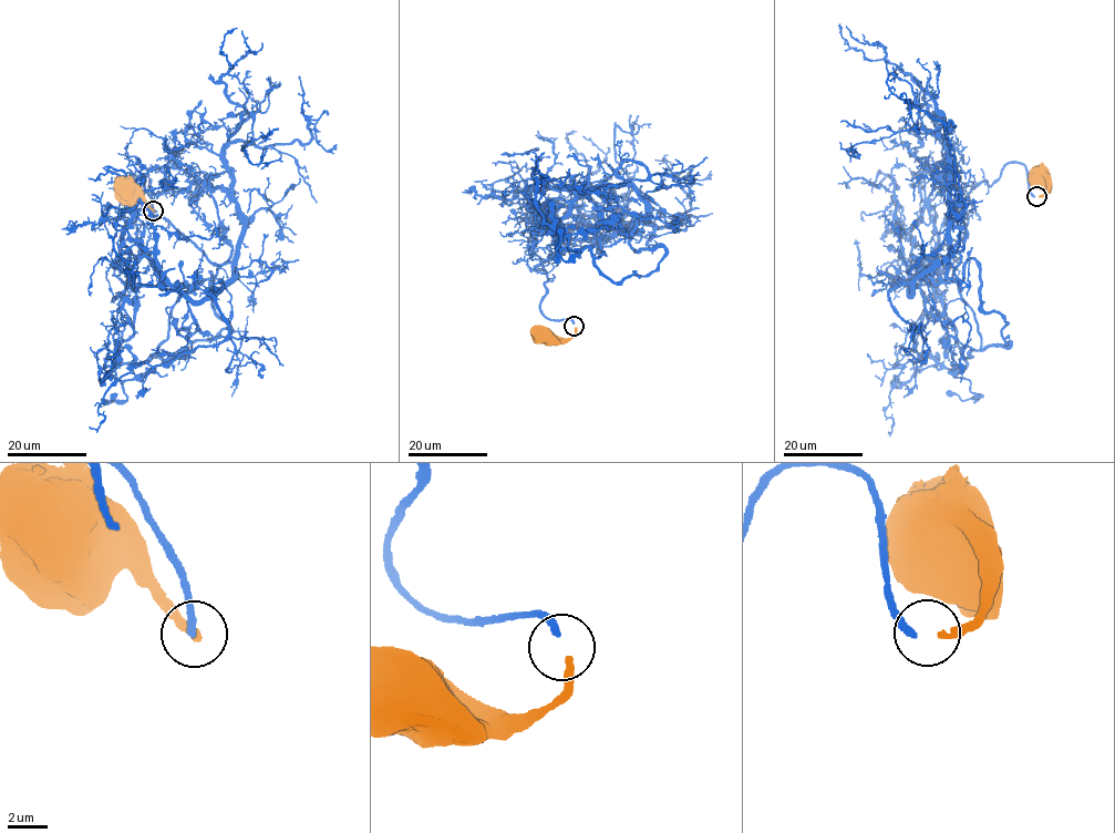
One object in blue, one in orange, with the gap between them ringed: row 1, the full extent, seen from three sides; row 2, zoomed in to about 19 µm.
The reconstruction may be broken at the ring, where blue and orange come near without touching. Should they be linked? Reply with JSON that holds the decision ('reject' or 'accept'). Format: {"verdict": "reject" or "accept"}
{"verdict": "accept"}

